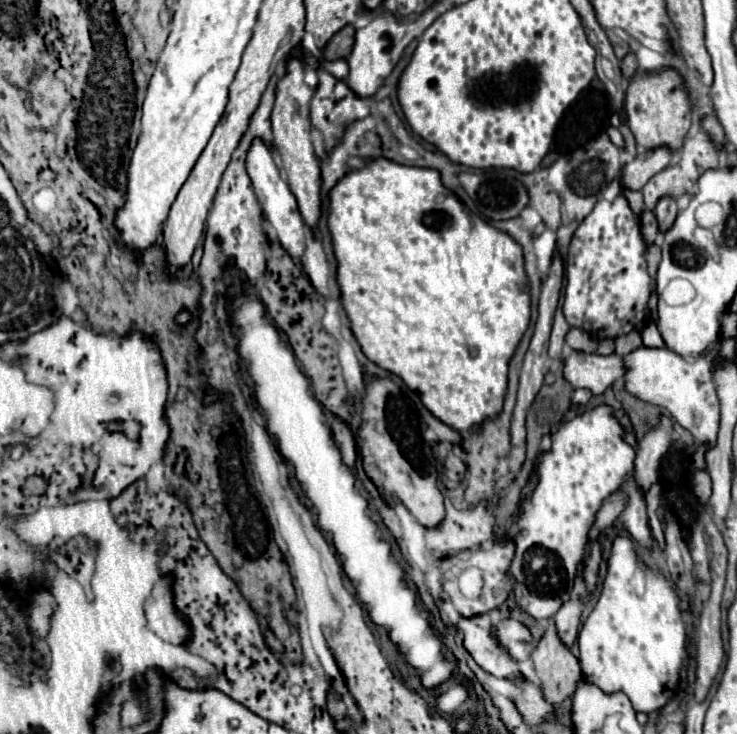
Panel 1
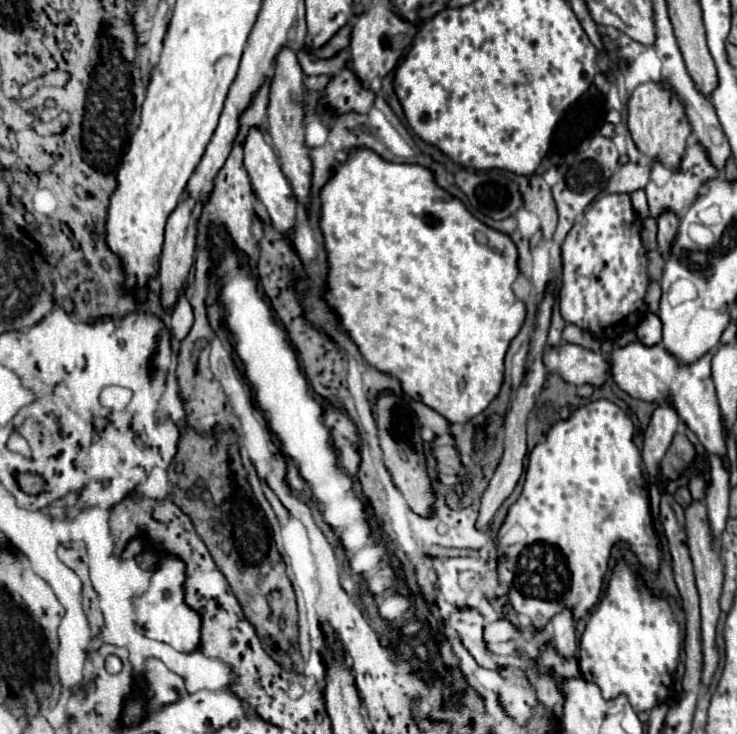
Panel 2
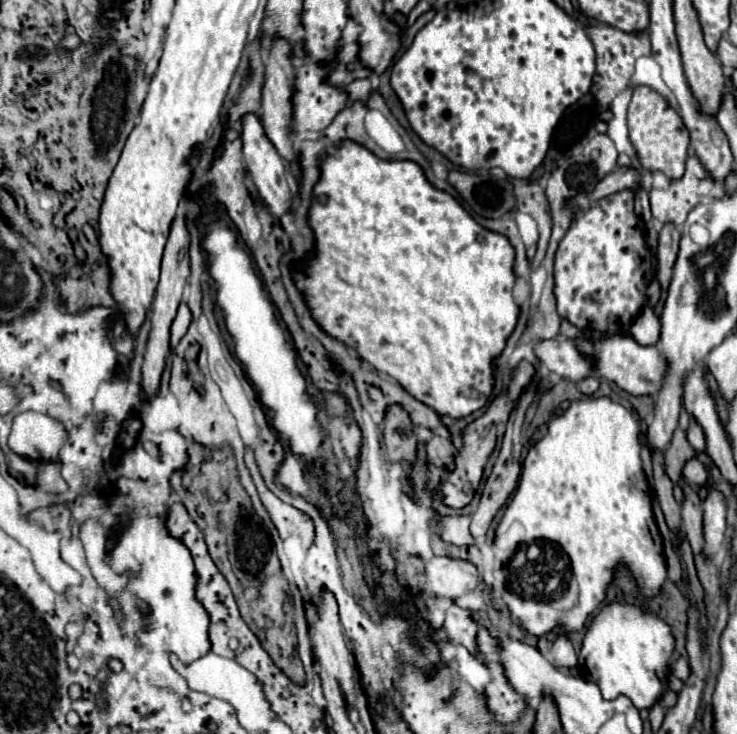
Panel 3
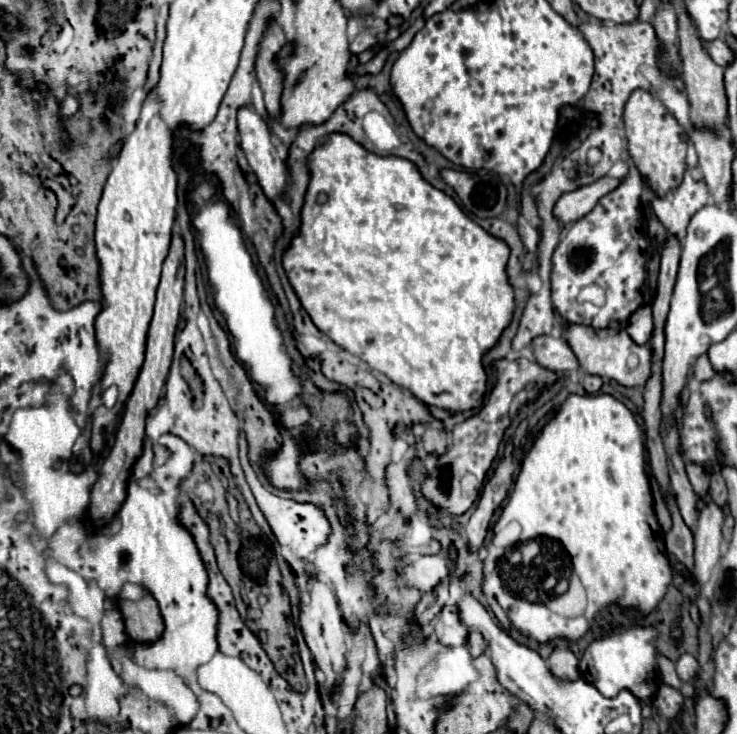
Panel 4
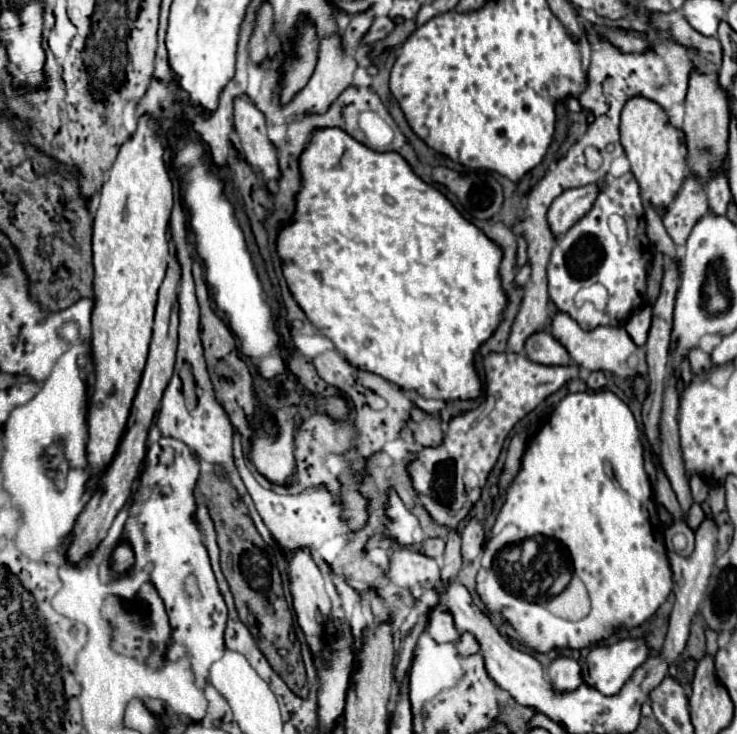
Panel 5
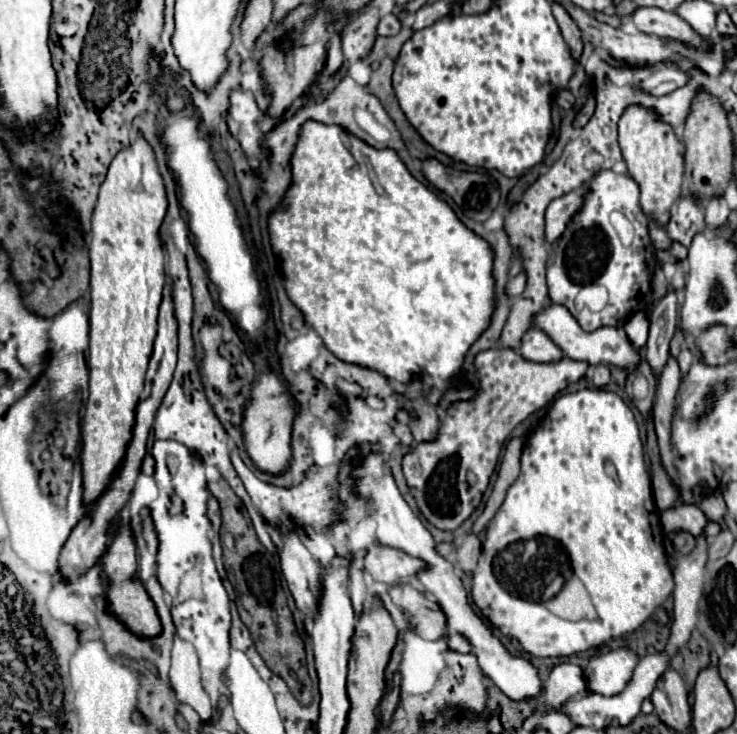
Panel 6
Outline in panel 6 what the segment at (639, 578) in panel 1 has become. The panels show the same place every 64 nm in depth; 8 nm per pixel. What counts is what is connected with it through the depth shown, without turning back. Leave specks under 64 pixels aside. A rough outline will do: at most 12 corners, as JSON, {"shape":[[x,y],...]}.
{"shape":[[628,648],[594,656],[584,670],[590,692],[616,696],[638,656]]}

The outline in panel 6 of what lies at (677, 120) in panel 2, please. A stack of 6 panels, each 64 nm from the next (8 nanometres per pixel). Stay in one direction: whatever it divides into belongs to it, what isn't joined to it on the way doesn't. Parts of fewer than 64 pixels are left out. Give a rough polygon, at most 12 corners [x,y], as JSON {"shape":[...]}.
{"shape":[[642,106],[618,124],[642,212],[668,224],[684,180],[684,144]]}

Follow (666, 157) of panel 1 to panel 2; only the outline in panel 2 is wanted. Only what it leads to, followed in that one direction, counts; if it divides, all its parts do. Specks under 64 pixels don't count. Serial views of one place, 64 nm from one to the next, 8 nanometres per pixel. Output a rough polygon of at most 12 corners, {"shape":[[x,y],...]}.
{"shape":[[620,166],[602,194],[634,192],[650,180],[650,166]]}

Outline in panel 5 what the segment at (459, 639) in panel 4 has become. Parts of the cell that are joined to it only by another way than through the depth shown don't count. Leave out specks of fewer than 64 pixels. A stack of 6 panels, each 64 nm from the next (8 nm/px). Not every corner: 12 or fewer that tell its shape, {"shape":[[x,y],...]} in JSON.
{"shape":[[444,602],[428,610],[426,632],[436,642],[456,642],[452,614]]}

